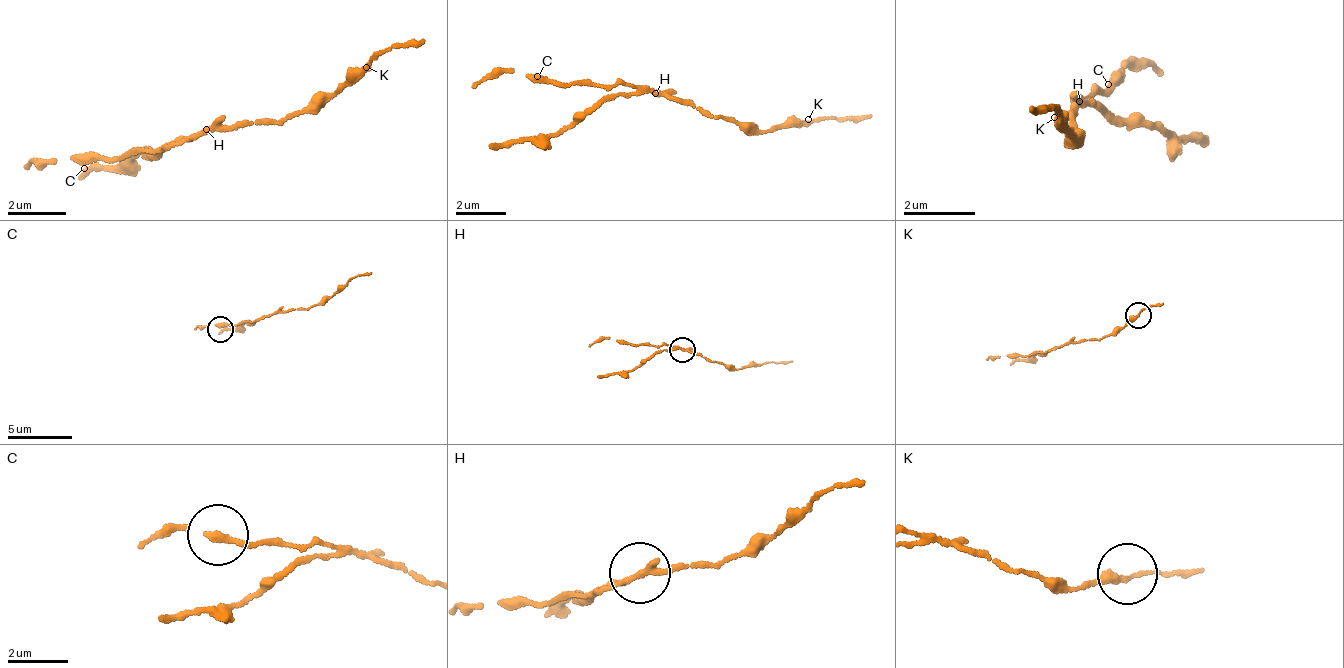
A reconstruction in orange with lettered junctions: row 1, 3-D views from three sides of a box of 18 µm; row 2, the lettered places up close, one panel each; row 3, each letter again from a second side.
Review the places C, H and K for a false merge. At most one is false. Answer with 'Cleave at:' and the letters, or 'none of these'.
Cleave at: H

